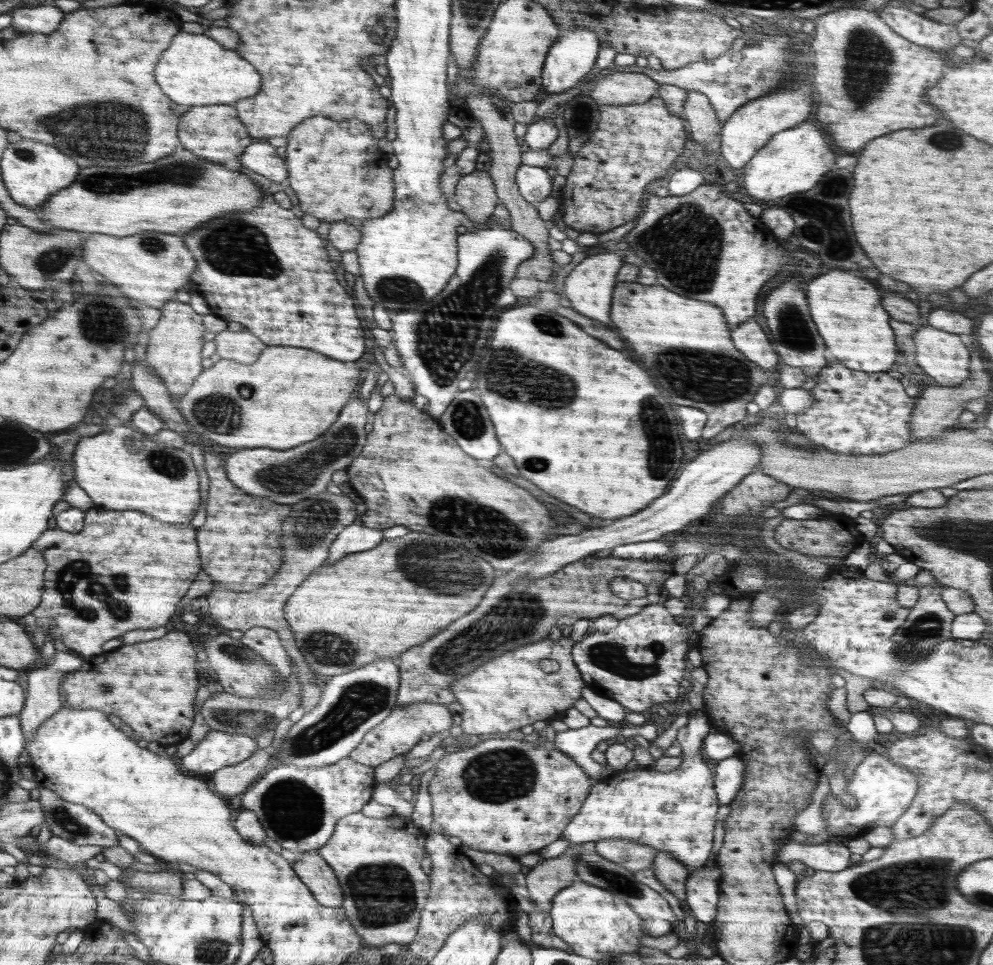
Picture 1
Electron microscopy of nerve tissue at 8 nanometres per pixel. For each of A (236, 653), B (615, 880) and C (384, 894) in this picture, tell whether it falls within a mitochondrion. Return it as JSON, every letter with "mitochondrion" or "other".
{"A":"mitochondrion","B":"mitochondrion","C":"mitochondrion"}

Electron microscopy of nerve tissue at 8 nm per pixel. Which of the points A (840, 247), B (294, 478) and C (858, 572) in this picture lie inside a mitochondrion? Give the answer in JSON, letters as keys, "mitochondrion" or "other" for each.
{"A":"mitochondrion","B":"mitochondrion","C":"other"}

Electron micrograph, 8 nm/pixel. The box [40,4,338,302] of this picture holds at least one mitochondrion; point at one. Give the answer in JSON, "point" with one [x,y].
{"point":[234,246]}

